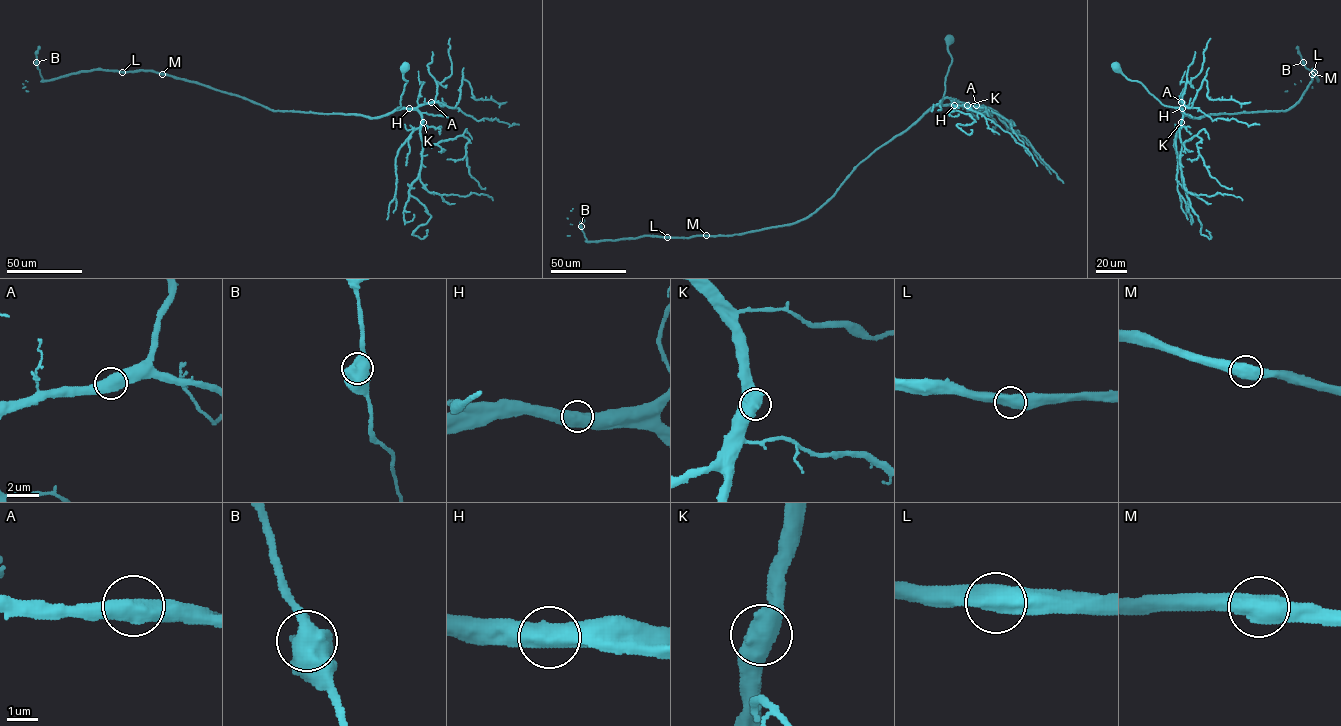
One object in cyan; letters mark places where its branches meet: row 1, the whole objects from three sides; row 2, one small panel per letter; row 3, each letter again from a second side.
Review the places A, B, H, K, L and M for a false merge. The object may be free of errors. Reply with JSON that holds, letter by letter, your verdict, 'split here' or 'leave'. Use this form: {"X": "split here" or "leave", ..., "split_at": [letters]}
{"A": "leave", "B": "leave", "H": "leave", "K": "leave", "L": "leave", "M": "leave", "split_at": []}

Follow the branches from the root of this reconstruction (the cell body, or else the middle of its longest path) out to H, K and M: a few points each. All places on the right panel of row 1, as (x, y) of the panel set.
H: (1116, 67), (1128, 79), (1139, 81), (1164, 105), (1182, 108)
K: (1116, 67), (1128, 79), (1139, 81), (1164, 105), (1180, 107), (1183, 113), (1181, 122)
M: (1116, 67), (1164, 105), (1180, 107), (1186, 115), (1196, 117), (1286, 111), (1301, 99), (1312, 74)

